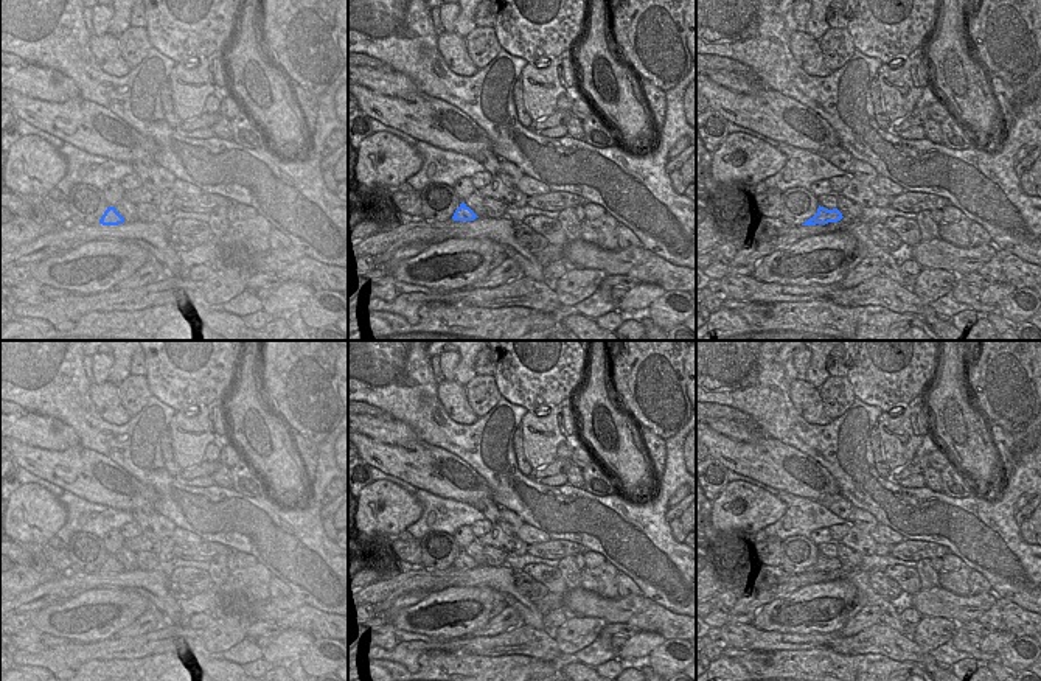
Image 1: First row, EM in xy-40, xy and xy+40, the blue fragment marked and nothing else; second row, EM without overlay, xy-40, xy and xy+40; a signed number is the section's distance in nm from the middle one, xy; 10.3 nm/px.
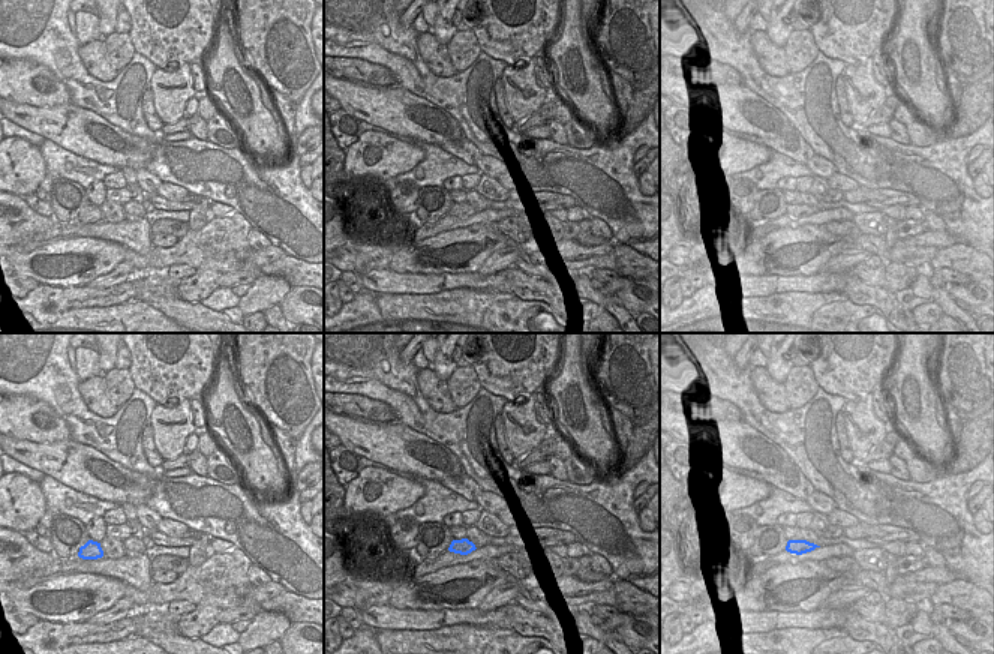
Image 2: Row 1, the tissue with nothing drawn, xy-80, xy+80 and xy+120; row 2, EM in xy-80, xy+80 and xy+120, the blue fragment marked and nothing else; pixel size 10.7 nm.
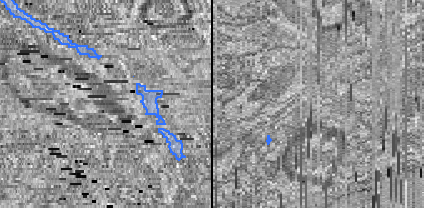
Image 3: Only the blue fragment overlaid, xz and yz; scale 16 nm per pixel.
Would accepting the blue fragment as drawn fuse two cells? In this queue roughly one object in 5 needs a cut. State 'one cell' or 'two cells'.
one cell

